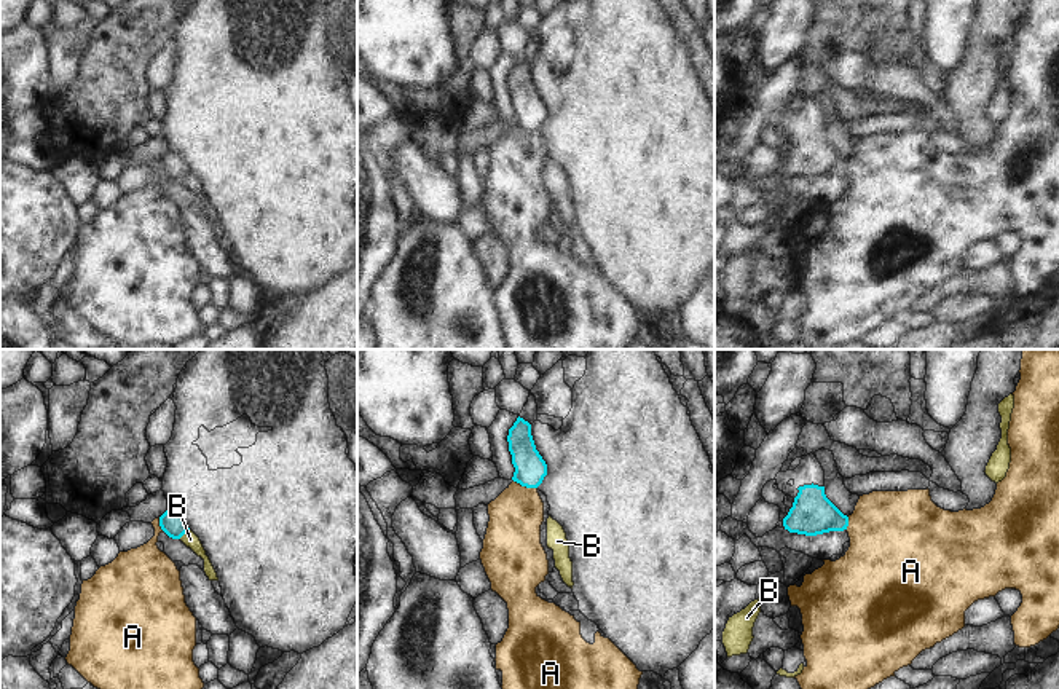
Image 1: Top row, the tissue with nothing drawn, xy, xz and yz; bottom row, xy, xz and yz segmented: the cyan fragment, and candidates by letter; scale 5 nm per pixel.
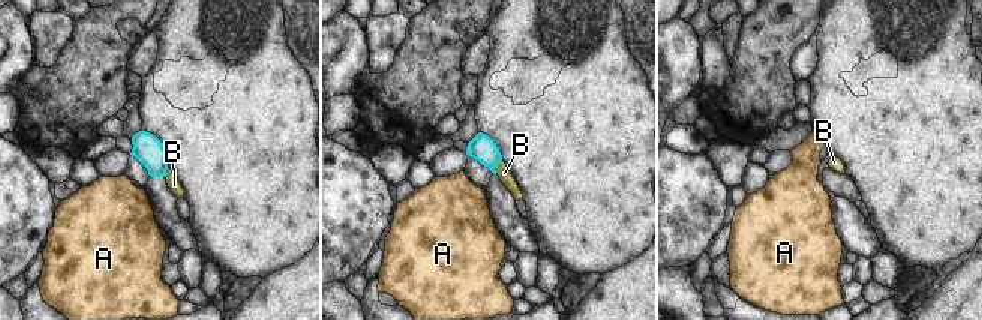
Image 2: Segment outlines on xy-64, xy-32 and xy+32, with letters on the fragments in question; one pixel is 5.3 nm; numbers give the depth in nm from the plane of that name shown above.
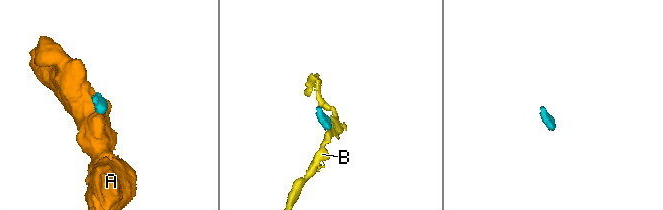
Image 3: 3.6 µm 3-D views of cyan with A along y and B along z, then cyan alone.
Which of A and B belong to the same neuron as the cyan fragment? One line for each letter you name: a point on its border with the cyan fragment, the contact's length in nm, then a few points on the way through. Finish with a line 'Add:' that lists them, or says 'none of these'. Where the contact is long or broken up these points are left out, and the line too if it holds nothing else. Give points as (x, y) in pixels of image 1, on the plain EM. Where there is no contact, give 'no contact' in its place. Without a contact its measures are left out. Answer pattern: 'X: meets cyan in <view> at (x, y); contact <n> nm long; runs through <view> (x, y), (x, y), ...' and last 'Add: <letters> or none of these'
Add: none of these

